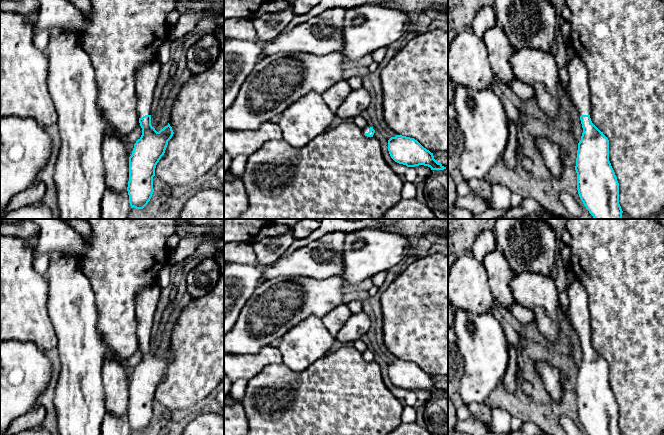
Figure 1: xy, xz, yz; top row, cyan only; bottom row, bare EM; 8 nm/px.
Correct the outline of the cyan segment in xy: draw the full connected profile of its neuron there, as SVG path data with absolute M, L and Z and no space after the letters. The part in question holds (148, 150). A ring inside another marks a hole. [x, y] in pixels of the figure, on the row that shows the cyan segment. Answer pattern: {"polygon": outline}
{"polygon": "M155 59L143 64L136 72L137 113L142 135L134 144L129 157L127 187L130 206L136 209L143 209L150 201L154 192L153 177L156 165L174 134L169 123L159 132L151 125L151 105L160 66L160 62Z"}

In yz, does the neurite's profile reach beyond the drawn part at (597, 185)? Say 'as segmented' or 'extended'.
extended

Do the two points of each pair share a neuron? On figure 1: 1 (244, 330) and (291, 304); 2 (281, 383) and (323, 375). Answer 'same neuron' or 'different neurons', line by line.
1: same neuron
2: same neuron

